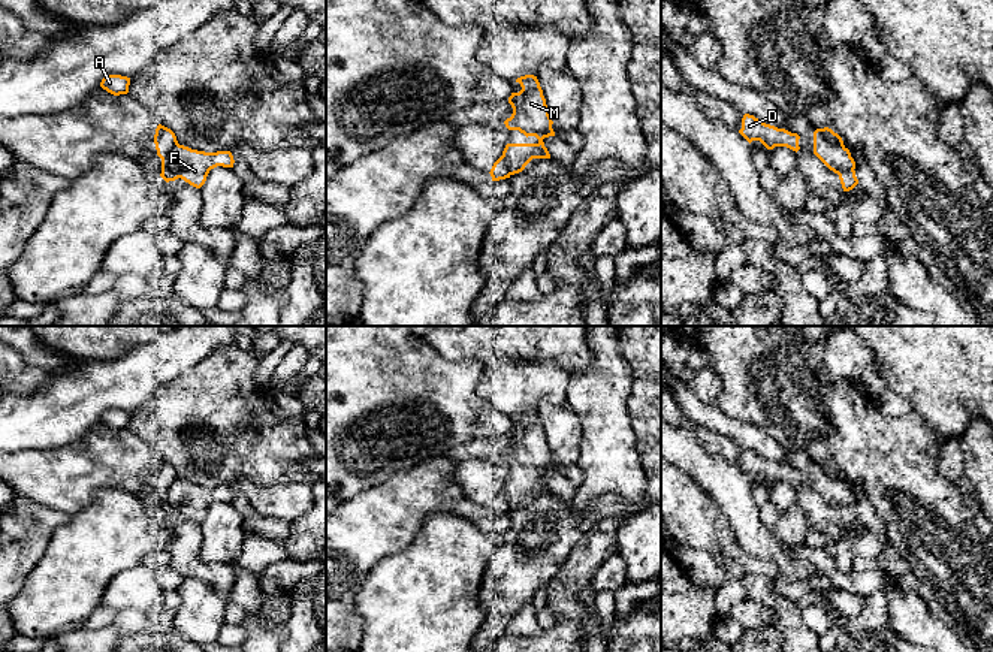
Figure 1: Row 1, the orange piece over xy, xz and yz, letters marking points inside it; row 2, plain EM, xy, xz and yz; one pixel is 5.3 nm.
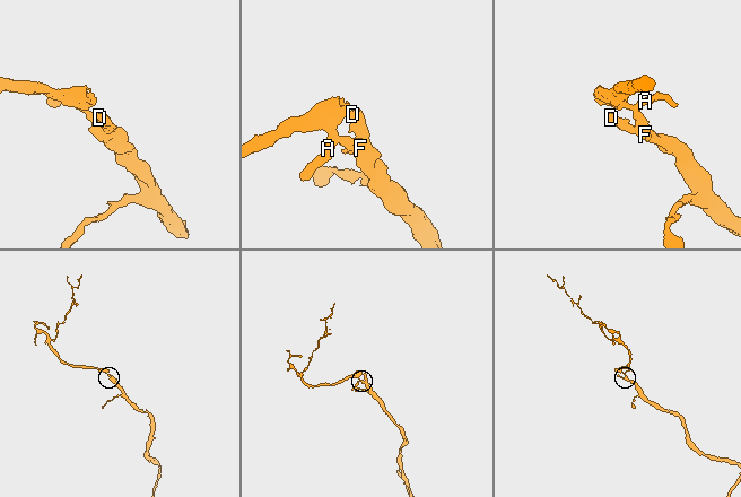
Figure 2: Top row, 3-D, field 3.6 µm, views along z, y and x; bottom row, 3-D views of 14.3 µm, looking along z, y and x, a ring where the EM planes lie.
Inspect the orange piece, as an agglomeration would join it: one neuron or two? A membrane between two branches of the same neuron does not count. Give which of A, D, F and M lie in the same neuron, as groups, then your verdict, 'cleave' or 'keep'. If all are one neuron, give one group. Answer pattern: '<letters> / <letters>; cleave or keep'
A / D F M; cleave

